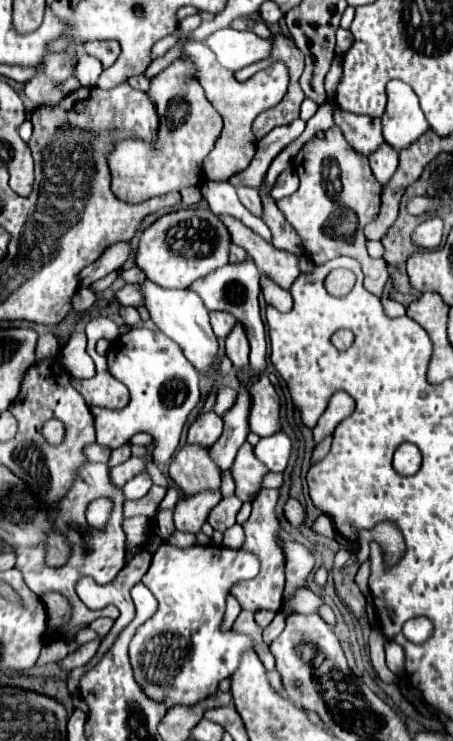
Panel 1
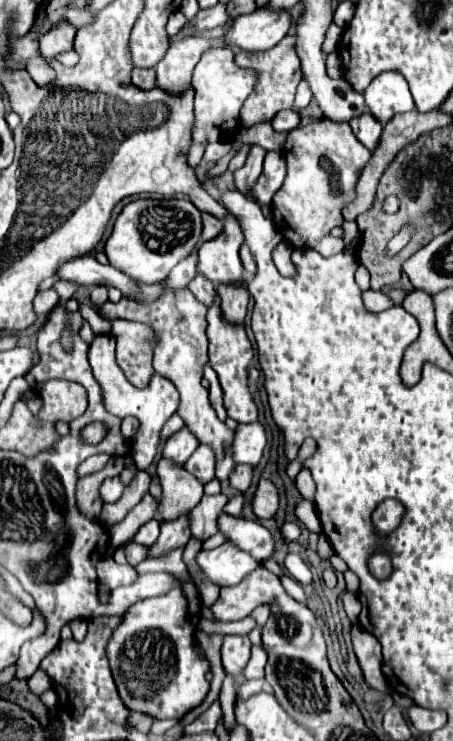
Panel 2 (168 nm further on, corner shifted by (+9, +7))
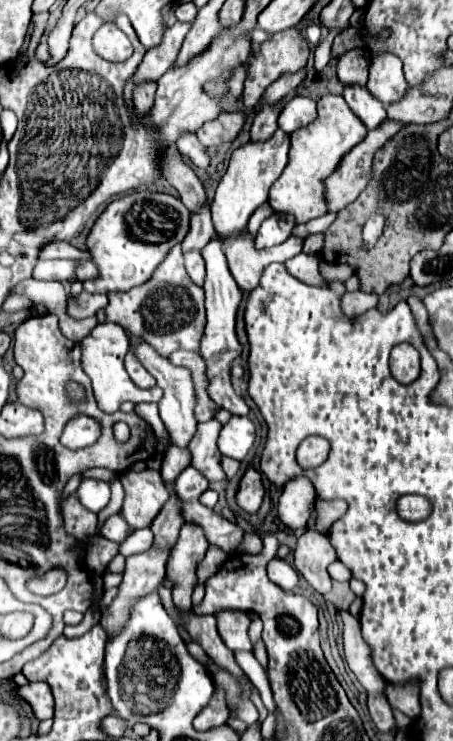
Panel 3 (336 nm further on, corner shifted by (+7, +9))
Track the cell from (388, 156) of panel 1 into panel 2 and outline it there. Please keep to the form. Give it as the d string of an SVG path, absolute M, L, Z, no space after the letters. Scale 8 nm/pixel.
M362 115L360 119L352 119L350 127L352 127L354 135L358 137L358 141L366 149L374 151L378 147L380 135L382 135L382 127L380 127L380 123L376 123L376 119L372 119L372 115Z

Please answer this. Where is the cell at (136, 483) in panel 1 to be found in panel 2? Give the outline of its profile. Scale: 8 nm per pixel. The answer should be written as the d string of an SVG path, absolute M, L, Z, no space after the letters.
M120 477L106 479L106 483L104 483L104 487L102 487L102 499L104 499L104 503L114 503L114 501L118 501L118 499L122 497L124 489L126 489L126 485L122 483Z

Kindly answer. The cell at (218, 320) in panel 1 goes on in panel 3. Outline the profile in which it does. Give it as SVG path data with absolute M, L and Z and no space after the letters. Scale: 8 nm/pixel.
M186 251L184 253L184 263L186 263L186 271L188 271L190 279L196 285L202 285L206 271L204 271L204 261L202 261L200 251Z

